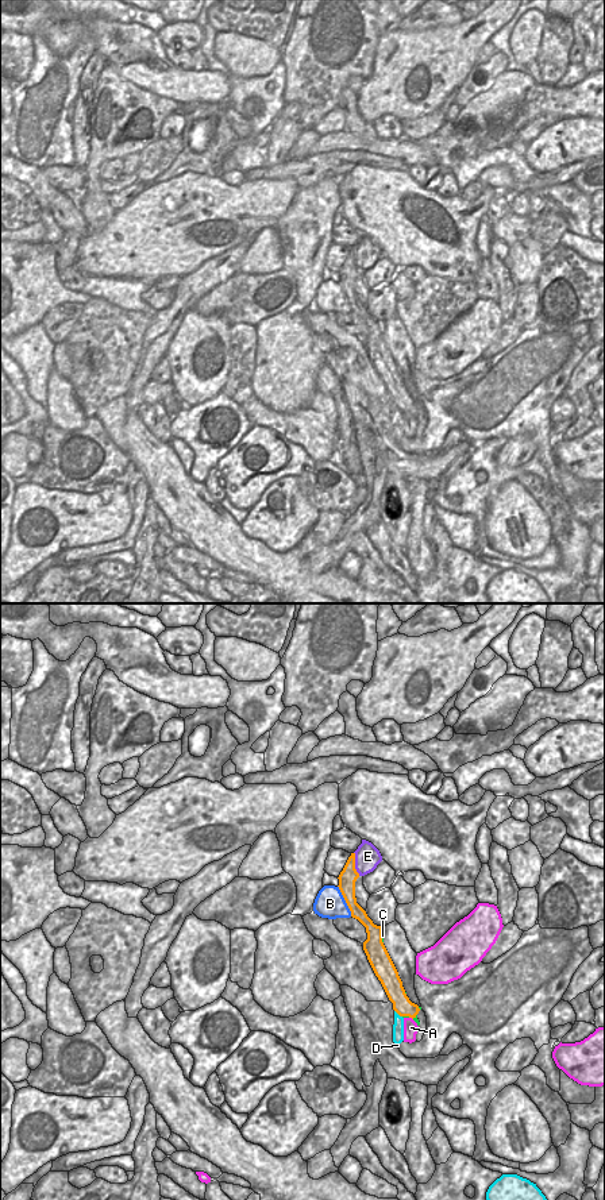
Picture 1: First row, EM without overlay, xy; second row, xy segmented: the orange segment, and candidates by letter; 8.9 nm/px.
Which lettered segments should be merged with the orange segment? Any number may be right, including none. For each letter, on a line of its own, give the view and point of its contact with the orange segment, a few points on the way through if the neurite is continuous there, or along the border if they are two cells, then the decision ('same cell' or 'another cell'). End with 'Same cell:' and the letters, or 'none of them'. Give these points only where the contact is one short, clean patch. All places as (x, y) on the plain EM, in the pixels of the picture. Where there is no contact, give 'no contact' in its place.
A: meets orange in xy at (411, 412); border along xy (409, 412), (412, 415); another cell
B: meets orange in xy at (345, 294); border along xy (338, 281), (351, 311); another cell
C: meets orange in xy at (381, 335); same cell
D: meets orange in xy at (399, 409); border along xy (395, 405), (401, 412); another cell
E: meets orange in xy at (354, 259); another cell
Same cell: C

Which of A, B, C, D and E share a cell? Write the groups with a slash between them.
A / B / C / D / E

